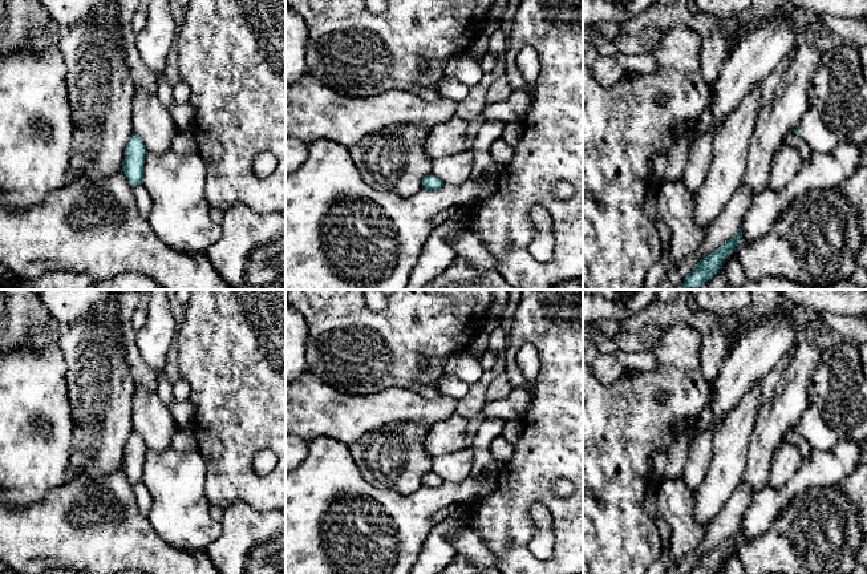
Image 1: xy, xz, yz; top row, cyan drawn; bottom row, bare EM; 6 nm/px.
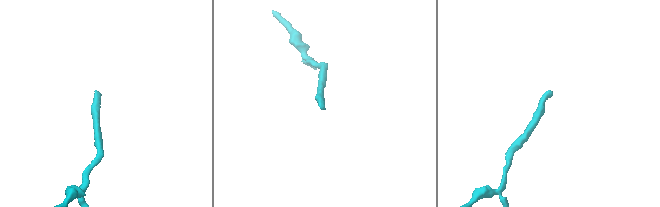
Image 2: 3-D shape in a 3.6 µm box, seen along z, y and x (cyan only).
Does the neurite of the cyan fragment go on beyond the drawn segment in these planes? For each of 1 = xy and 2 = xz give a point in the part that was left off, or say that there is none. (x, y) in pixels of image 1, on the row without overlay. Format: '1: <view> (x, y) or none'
1: none
2: none

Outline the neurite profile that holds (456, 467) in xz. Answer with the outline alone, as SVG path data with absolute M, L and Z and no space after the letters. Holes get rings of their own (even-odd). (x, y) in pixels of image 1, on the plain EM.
M463 448L449 454L433 458L432 470L447 482L461 482L470 477L473 468L473 450Z

